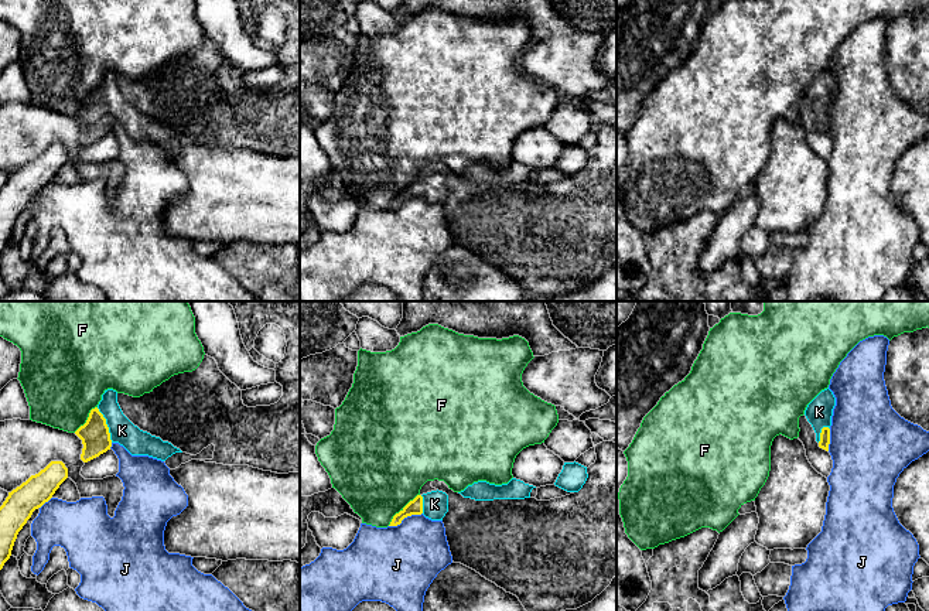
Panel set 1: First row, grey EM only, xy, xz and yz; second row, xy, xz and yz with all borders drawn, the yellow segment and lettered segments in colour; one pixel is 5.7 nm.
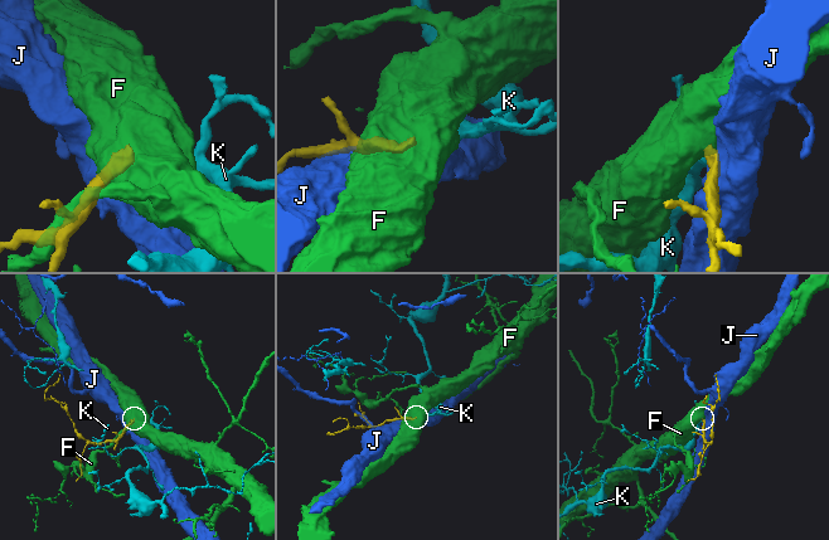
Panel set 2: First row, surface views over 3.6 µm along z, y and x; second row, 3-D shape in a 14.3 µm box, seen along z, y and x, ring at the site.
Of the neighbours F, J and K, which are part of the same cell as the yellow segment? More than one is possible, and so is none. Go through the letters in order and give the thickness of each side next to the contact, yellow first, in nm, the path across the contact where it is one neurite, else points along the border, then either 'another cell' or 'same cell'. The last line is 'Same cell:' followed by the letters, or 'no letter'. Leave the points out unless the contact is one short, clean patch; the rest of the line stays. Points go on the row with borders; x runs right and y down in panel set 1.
F: 90 nm thick on the yellow side, 480 nm on the other; border along xz (419, 494), (388, 525); another cell
J: 90 nm thick on the yellow side, 400 nm on the other; another cell
K: 170 nm thick on the yellow side, 150 nm on the other; runs through xy (95, 436), (106, 425), (122, 430); same cell
Same cell: K

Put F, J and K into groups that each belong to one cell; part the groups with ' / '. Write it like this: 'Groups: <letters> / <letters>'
Groups: F / J / K

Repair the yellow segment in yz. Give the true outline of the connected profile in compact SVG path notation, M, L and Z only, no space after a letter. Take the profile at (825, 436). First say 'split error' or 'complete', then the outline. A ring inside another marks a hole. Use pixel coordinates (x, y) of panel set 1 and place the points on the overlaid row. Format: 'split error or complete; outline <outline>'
split error; outline M827 388L822 390L806 407L805 416L816 433L819 447L829 451L830 444L830 426L836 397Z

